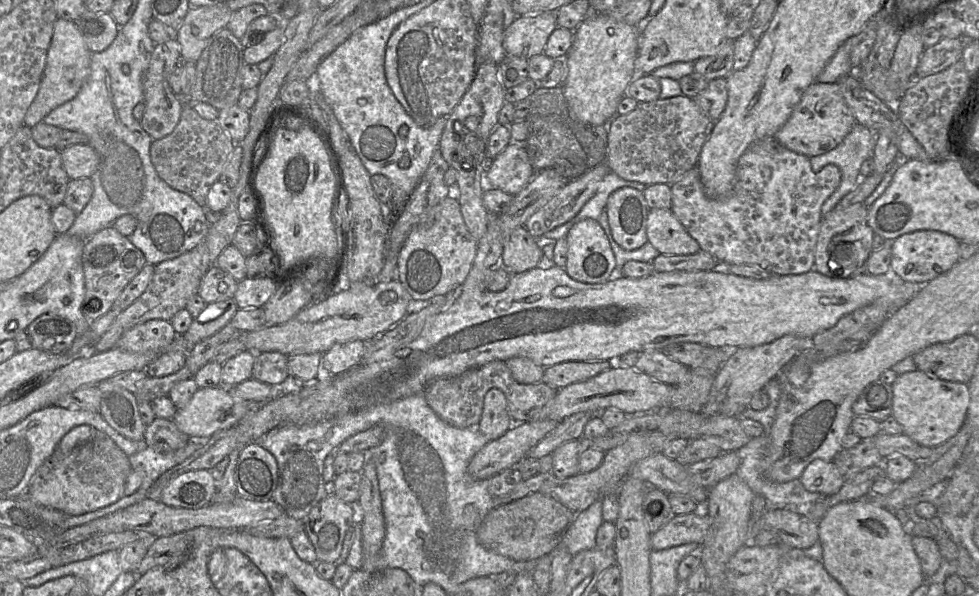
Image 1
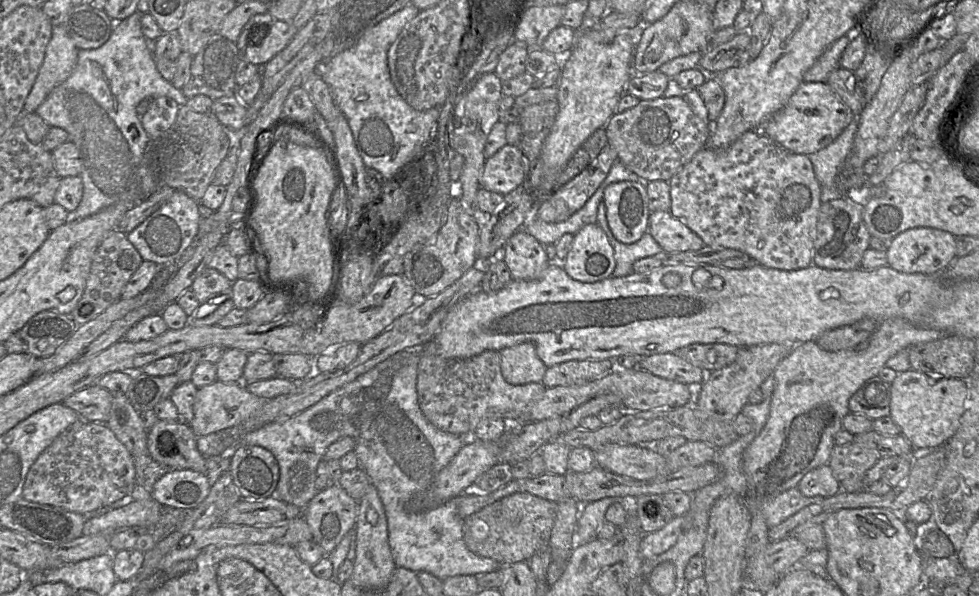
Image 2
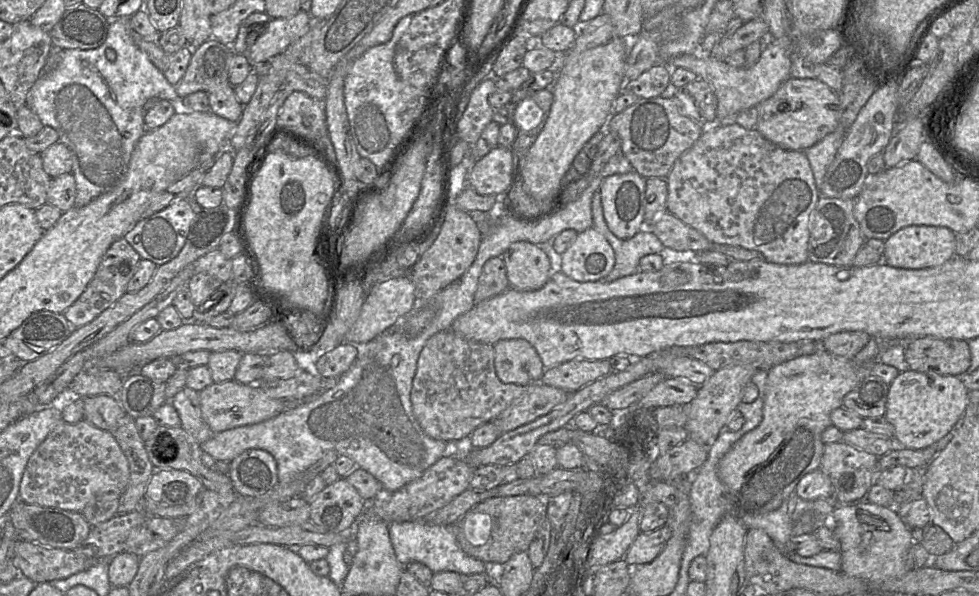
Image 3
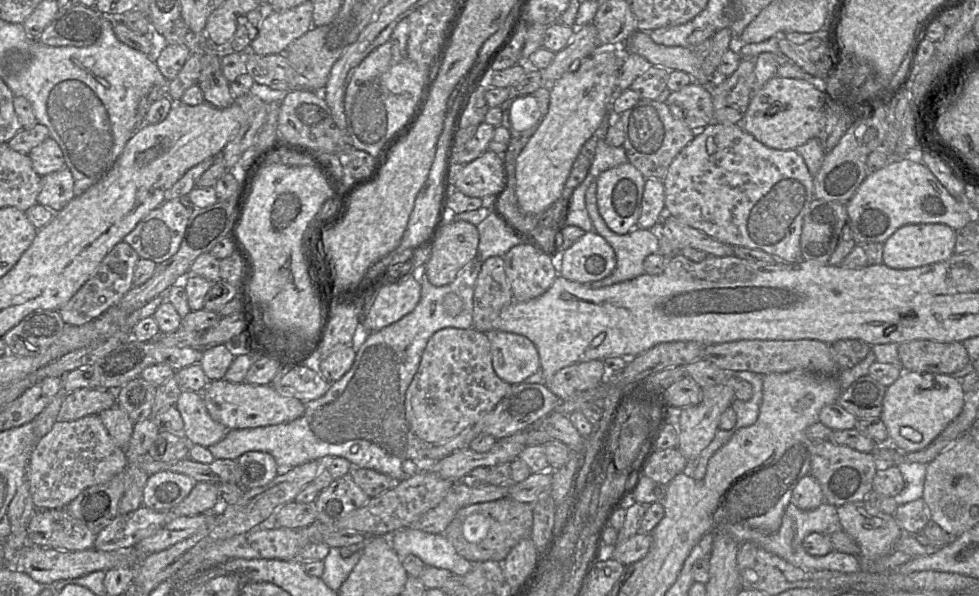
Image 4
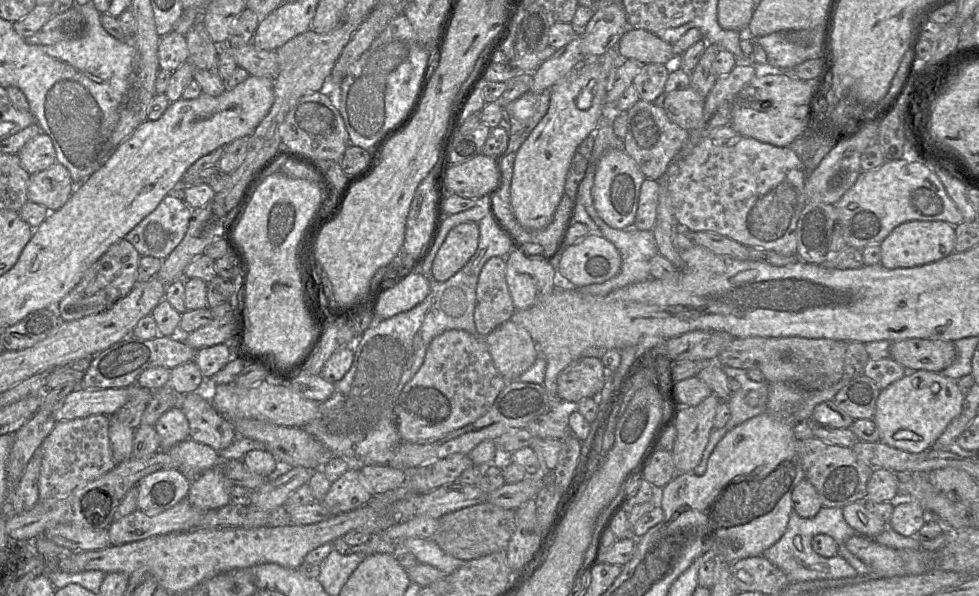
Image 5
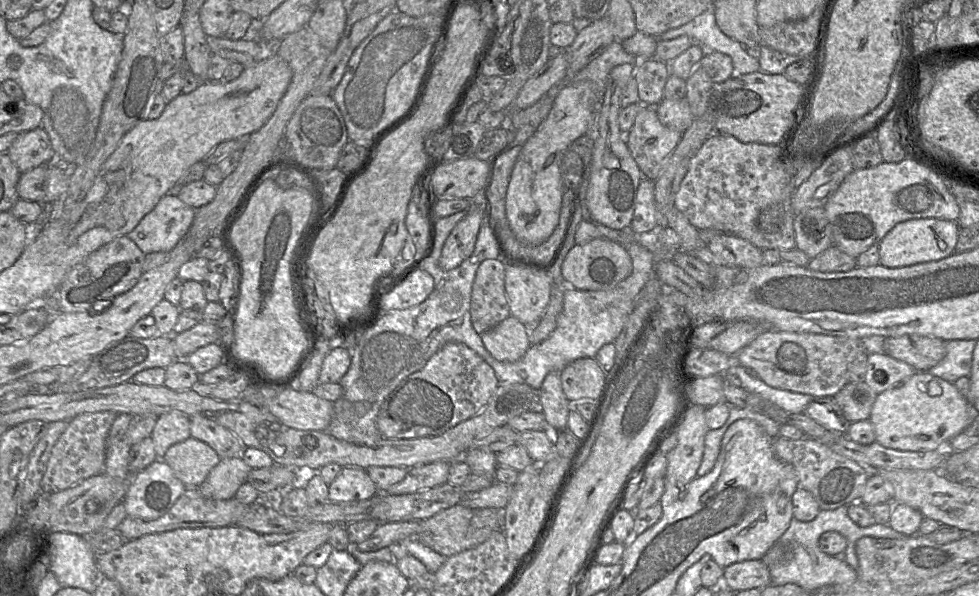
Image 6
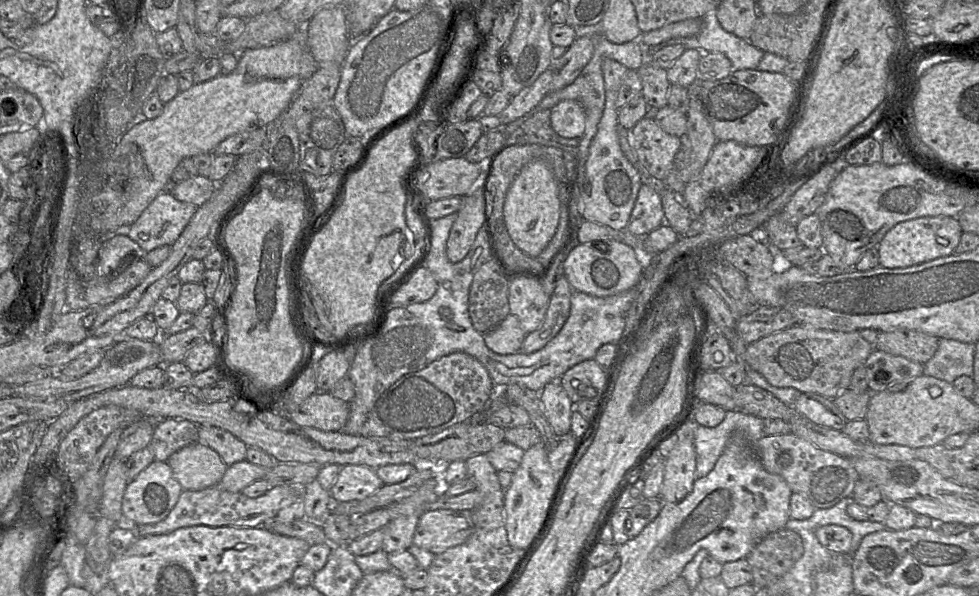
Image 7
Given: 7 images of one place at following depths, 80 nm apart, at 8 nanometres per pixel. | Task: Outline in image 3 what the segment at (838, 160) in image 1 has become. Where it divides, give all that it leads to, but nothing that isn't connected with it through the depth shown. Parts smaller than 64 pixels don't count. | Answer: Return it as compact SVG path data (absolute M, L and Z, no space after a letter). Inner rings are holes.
M840 125L835 132L828 134L821 141L803 151L809 160L818 189L824 181L829 165L835 159L837 151L844 141L846 132L847 130Z

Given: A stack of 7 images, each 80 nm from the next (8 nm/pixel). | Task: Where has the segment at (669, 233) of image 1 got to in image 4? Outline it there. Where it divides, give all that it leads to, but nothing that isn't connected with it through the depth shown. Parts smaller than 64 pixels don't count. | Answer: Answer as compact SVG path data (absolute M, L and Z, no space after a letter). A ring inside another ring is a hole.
M666 213L662 218L662 226L671 233L677 249L692 247L718 257L733 255L733 246L722 243Z

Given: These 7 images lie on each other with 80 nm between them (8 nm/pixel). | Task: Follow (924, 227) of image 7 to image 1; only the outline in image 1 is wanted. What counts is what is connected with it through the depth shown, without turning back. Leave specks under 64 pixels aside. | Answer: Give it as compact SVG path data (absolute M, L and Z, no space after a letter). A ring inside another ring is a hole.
M918 230L903 234L892 241L891 272L904 281L927 284L960 261L959 245L960 241L954 236L936 230Z

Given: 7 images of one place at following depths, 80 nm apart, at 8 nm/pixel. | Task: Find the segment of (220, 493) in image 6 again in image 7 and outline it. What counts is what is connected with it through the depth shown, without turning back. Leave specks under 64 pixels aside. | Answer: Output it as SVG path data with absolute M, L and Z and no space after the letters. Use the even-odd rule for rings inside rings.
M242 460L228 466L216 486L231 493L241 492L250 483L263 479L270 469Z

